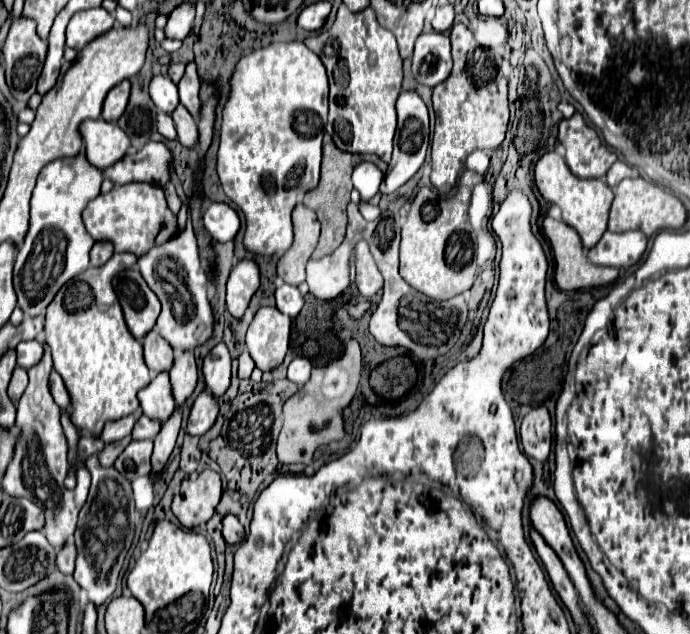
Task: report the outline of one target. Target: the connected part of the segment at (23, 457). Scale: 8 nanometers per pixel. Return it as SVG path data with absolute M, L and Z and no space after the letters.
M45 344L43 358L33 368L27 370L29 384L27 384L27 390L23 392L23 398L17 404L17 422L15 422L15 428L21 428L21 440L17 440L13 460L9 462L9 468L5 470L1 486L9 496L11 496L11 492L19 492L19 496L29 498L37 506L43 508L45 518L47 518L43 532L47 532L47 538L55 548L61 548L69 536L73 538L77 514L87 500L91 474L87 468L79 468L77 470L77 486L73 490L67 490L63 486L63 480L69 472L67 438L65 438L63 428L59 424L59 410L61 408L53 402L49 388L47 388L51 370L53 370L51 352Z

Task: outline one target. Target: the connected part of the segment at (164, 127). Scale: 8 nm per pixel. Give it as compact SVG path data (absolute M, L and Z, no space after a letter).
M163 112L157 114L157 130L167 140L175 140L177 138L177 132L175 132L175 126L173 126L173 120L171 120L169 114L163 114Z

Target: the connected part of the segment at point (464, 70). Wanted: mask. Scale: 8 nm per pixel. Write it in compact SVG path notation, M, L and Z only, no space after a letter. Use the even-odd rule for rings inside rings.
M455 24L451 28L451 46L451 76L433 88L433 110L437 122L431 142L431 184L439 194L449 194L453 190L455 180L473 150L495 150L501 146L509 122L507 78L501 72L503 58L499 52L491 54L487 46L481 46L465 24Z

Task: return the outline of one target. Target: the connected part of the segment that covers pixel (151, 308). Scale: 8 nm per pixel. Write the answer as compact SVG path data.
M135 266L125 268L115 278L115 292L119 296L119 304L131 334L137 340L143 340L143 336L155 326L155 320L161 312L161 304L155 292L145 284Z

